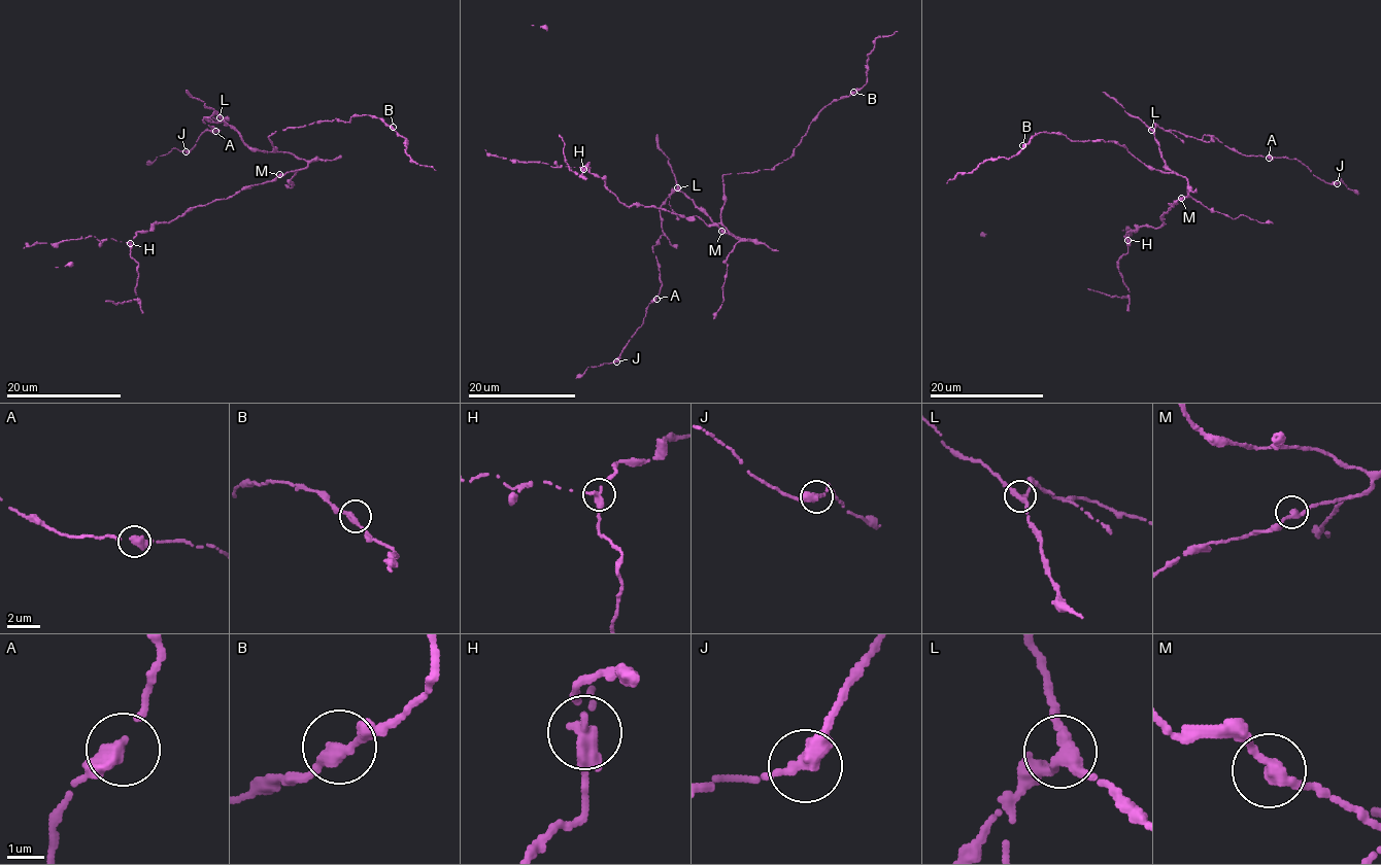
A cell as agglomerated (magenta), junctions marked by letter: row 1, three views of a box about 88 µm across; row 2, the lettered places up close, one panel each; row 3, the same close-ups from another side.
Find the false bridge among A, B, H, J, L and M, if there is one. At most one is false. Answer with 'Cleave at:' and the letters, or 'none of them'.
Cleave at: H

